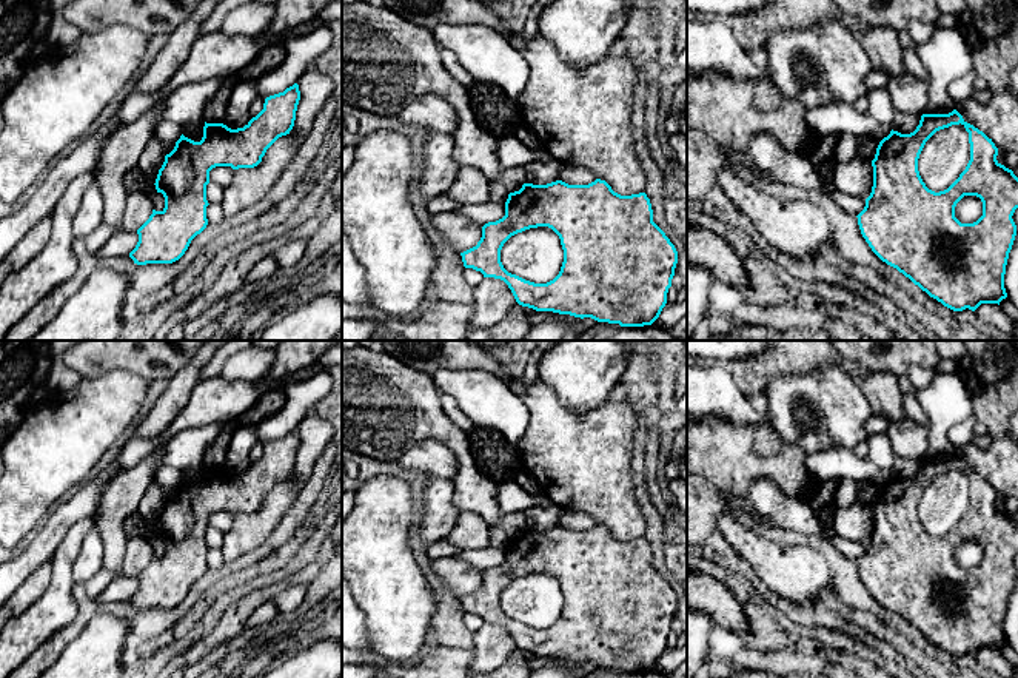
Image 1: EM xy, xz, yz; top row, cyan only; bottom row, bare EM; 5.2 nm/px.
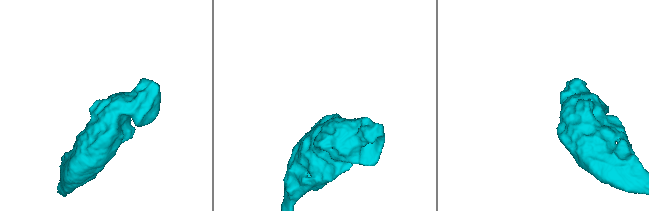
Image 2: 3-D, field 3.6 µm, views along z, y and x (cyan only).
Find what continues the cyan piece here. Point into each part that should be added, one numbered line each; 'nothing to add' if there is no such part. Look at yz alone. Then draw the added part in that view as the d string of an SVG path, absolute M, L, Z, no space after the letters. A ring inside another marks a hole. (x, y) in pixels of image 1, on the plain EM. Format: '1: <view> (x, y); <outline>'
nothing to add

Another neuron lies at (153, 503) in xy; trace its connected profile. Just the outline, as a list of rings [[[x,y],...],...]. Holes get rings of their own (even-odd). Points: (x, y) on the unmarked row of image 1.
[[[152,484],[137,507],[137,513],[151,525],[146,533],[146,538],[149,541],[157,536],[154,529],[163,507],[165,498],[162,496],[160,487],[157,484]]]

